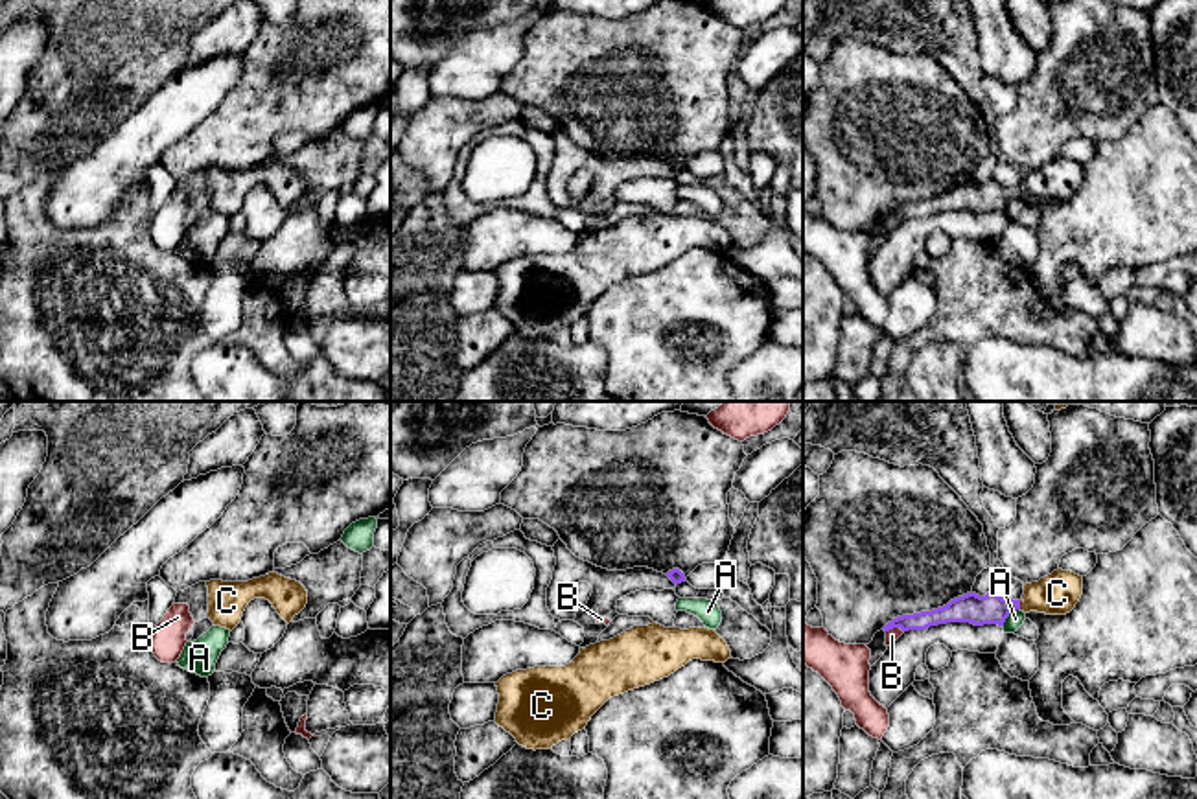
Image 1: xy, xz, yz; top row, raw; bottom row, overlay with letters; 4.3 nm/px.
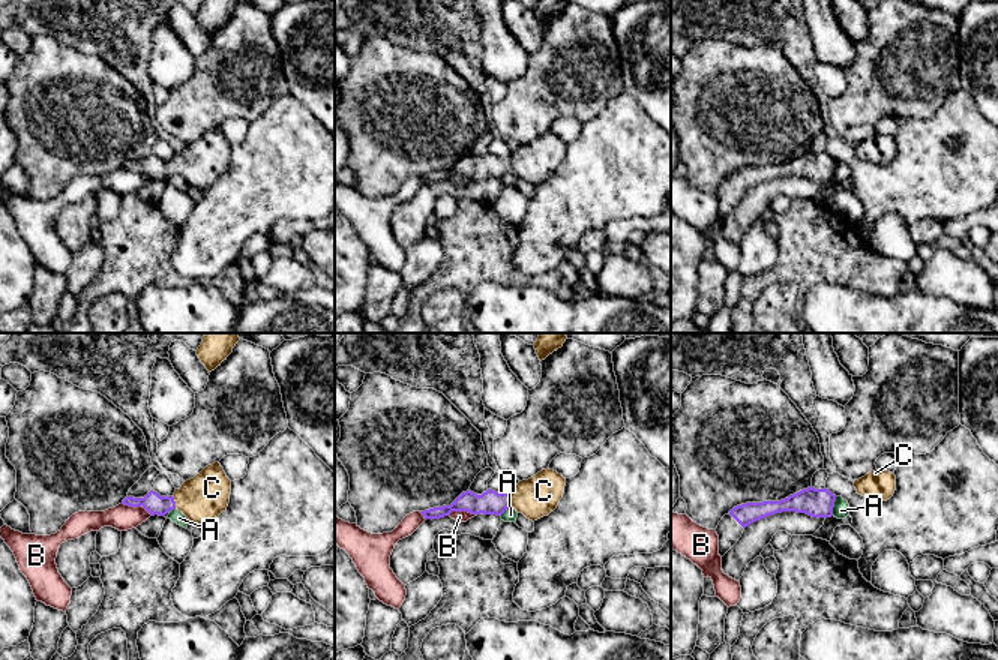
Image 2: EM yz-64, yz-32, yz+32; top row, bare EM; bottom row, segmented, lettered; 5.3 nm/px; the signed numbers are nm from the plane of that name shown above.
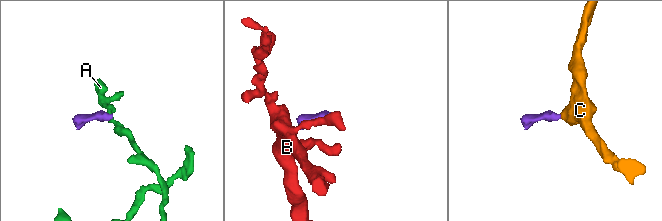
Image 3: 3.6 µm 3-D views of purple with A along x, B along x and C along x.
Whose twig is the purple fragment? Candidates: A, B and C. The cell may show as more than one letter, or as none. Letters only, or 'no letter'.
C

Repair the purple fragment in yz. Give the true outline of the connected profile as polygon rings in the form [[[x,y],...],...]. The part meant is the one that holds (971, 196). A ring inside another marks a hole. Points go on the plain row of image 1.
[[[1057,156],[1052,162],[1024,173],[1020,188],[1002,186],[996,180],[980,184],[967,180],[950,188],[947,193],[921,199],[913,203],[902,203],[888,210],[882,217],[893,215],[926,217],[930,214],[947,210],[970,210],[974,214],[998,212],[1004,214],[1011,199],[1037,199],[1046,203],[1066,203],[1070,201],[1083,182],[1083,164]]]

